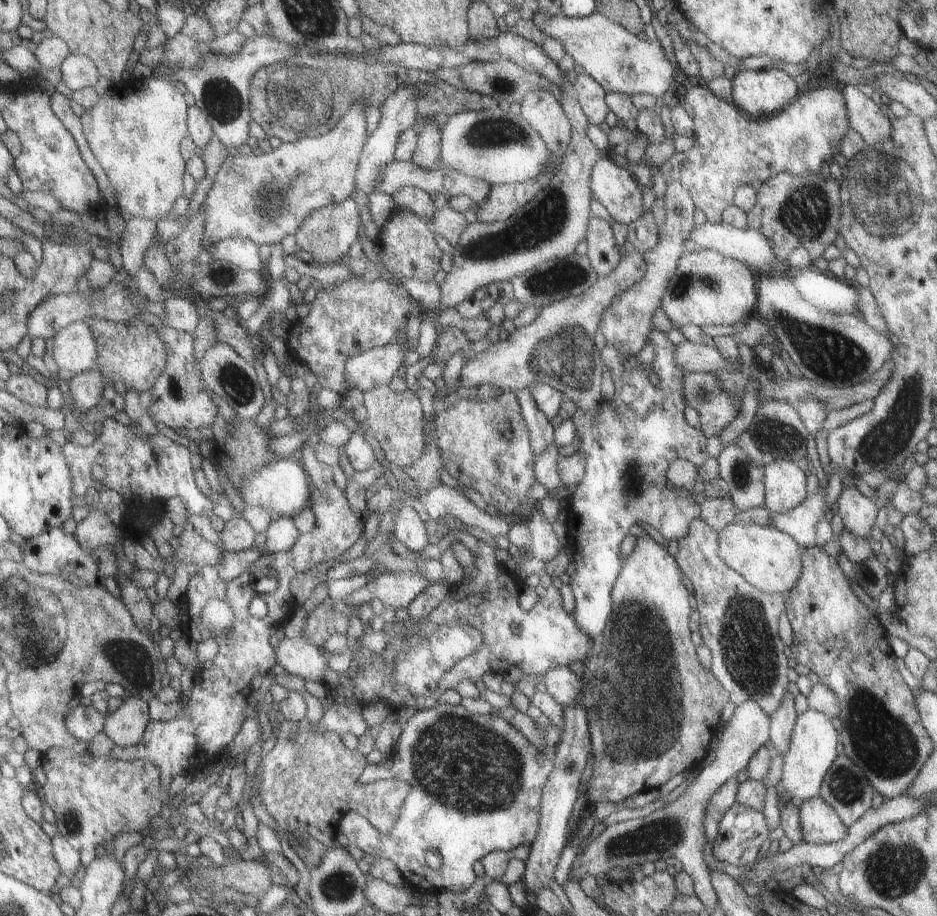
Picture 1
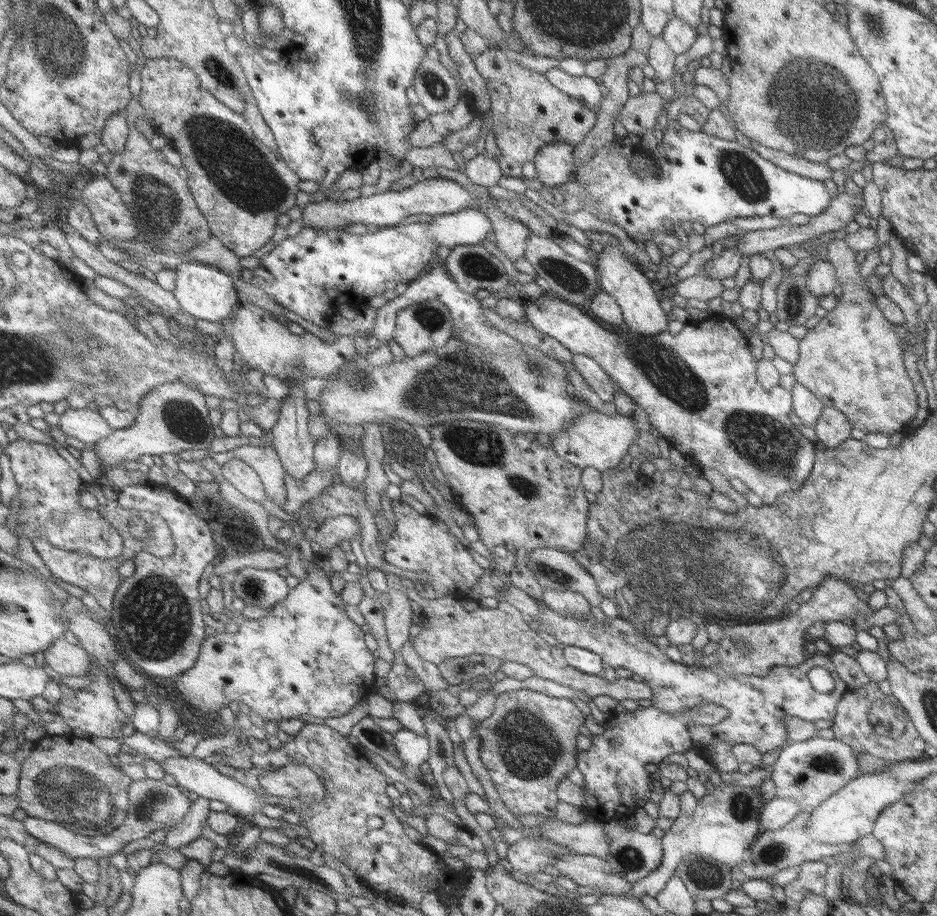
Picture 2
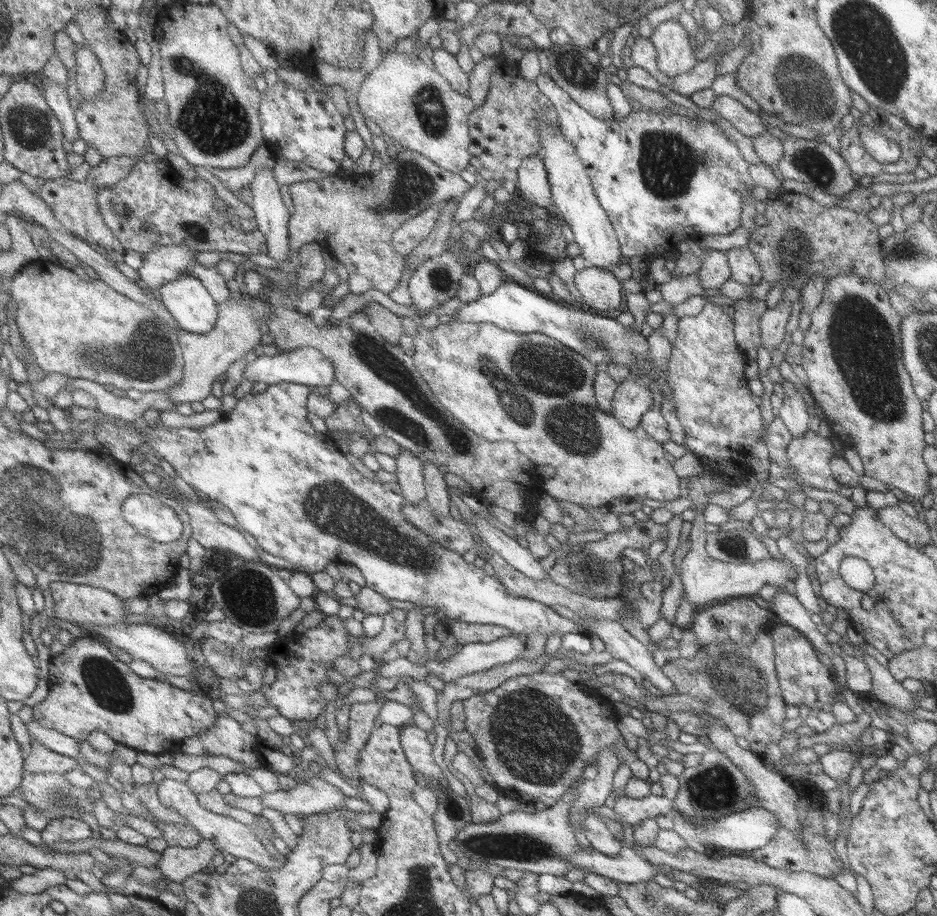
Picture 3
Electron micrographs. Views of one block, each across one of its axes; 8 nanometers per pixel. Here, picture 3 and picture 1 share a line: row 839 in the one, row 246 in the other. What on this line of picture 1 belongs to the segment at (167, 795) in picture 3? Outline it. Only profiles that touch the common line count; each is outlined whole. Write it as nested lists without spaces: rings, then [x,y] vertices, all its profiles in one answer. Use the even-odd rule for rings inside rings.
[[[231,237],[219,241],[215,245],[210,243],[206,250],[213,258],[233,263],[242,269],[264,273],[267,272],[264,262],[260,259],[260,245],[243,237]]]

